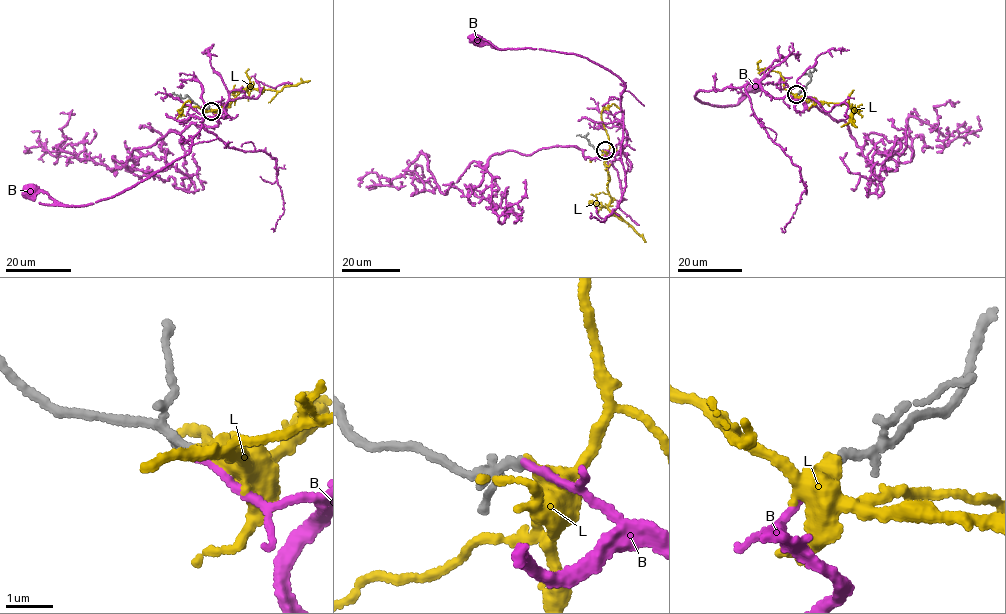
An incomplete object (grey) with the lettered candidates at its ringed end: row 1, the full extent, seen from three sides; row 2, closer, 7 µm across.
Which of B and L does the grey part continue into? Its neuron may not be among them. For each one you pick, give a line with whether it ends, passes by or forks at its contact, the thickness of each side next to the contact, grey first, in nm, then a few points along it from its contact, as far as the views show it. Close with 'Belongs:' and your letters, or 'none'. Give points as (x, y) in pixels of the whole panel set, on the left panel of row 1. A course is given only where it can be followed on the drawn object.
B: it ends there; 120 nm thick on the grey side, 140 nm on the other; it runs (211, 110), (224, 110), (226, 117), (203, 119), (189, 153), (114, 195), (66, 205), (31, 190)
Belongs: B

